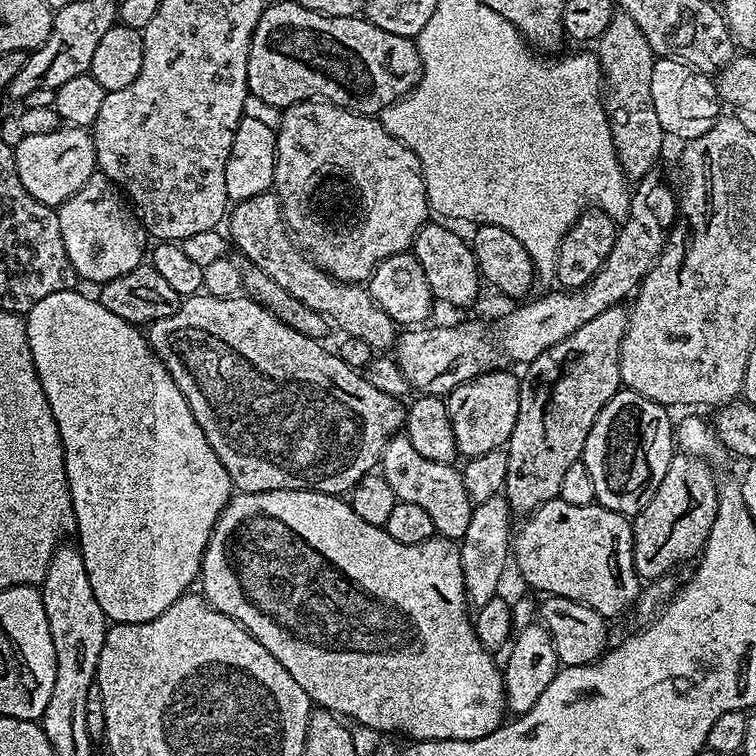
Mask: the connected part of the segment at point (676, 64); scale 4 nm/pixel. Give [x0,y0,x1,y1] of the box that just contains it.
[651,57,722,140]

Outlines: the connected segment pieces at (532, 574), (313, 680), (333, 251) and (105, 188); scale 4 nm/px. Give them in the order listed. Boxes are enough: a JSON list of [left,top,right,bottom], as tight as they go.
[[510,498,642,618],[198,488,506,742],[272,100,430,284],[58,174,150,286]]

